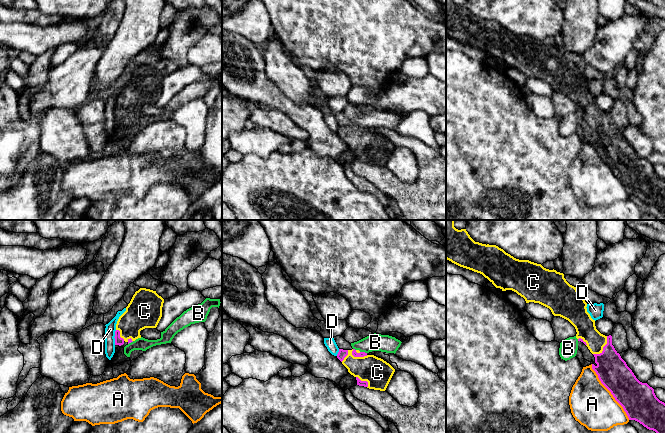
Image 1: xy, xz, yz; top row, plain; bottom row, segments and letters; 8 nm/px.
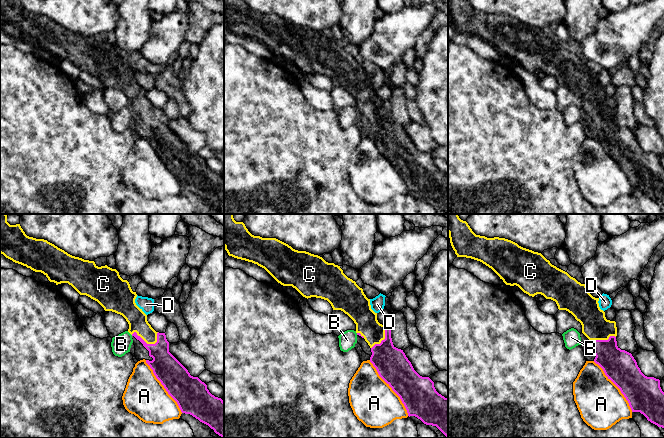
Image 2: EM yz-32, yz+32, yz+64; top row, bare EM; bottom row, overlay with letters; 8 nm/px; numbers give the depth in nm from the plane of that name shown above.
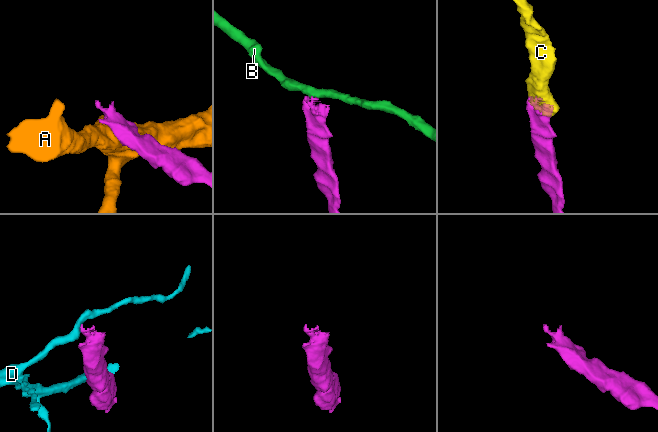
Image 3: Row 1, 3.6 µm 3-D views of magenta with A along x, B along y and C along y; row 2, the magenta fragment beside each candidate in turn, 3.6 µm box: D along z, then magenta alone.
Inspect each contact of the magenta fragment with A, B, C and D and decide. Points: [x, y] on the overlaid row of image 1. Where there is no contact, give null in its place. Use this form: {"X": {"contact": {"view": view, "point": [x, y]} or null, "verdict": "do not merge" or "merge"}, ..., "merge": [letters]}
{"A": {"contact": {"view": "yz", "point": [610, 391]}, "verdict": "do not merge"}, "B": {"contact": {"view": "xz", "point": [363, 352]}, "verdict": "do not merge"}, "C": {"contact": {"view": "yz", "point": [603, 348]}, "verdict": "merge"}, "D": {"contact": {"view": "xy", "point": [114, 337]}, "verdict": "do not merge"}, "merge": ["C"]}

